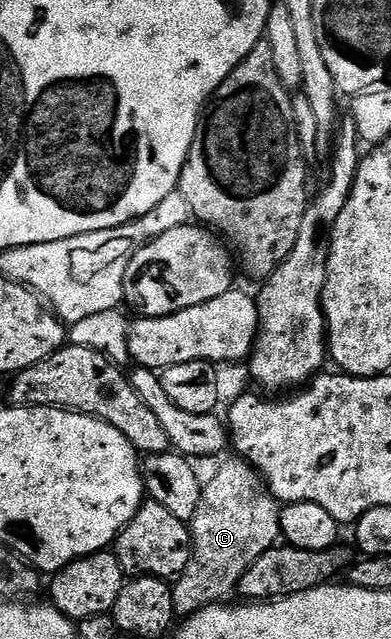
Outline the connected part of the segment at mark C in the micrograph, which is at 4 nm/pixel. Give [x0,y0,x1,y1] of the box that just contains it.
[172,458,282,618]

